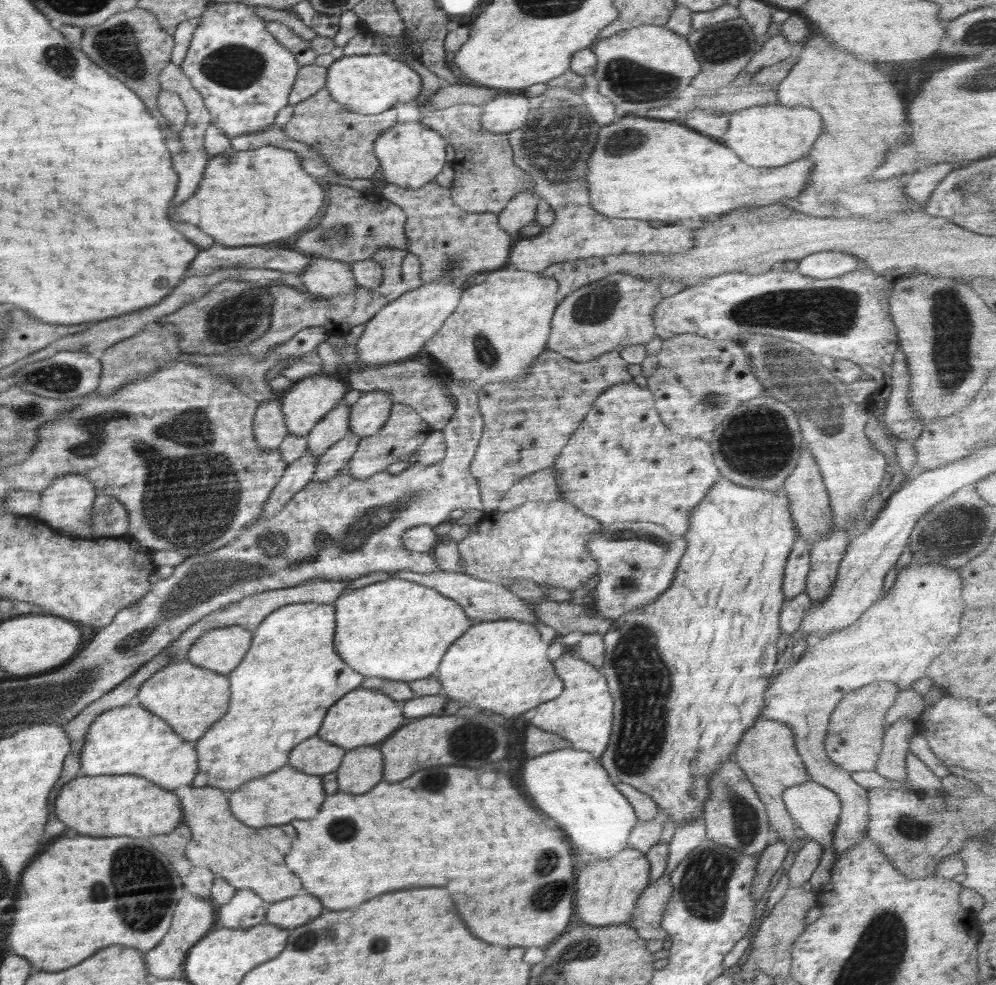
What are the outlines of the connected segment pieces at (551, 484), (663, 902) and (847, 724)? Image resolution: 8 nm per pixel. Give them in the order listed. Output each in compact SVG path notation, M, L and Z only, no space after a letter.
M554 465L536 471L518 481L506 491L499 502L497 510L508 512L522 506L528 500L552 502L560 497Z
M662 874L660 879L649 884L636 901L633 917L630 920L632 928L636 929L638 936L648 940L660 940L668 934L660 924L662 913L667 908L672 896L672 885L669 882L671 874Z
M876 682L872 686L854 689L840 699L830 715L830 722L823 741L826 754L842 771L862 772L875 770L878 757L883 750L883 736L887 731L886 710L894 704L901 688L888 682Z

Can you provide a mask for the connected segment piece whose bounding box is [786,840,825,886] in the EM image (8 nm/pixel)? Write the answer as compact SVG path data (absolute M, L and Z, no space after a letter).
M810 840L806 843L797 852L791 868L786 872L789 884L802 886L810 881L812 873L818 868L820 859L824 855L823 846L816 840Z

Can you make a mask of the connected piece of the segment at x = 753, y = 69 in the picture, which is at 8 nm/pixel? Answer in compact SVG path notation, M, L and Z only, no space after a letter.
M776 35L754 52L745 70L748 72L748 75L751 76L754 73L760 72L763 68L786 60L786 58L796 51L797 46L787 38L784 38L782 35Z

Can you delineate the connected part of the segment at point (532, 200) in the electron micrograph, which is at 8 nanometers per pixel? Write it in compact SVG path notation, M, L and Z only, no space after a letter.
M533 190L514 196L508 205L497 214L497 223L500 228L510 234L520 232L520 228L534 222L540 200Z

